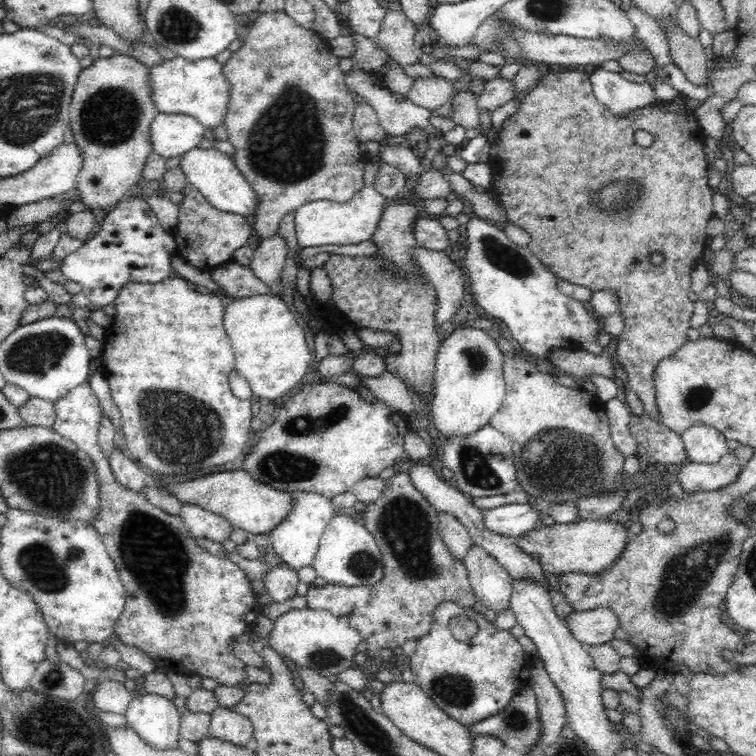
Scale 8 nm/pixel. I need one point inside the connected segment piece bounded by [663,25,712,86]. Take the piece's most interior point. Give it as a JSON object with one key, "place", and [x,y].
{"place":[693,60]}

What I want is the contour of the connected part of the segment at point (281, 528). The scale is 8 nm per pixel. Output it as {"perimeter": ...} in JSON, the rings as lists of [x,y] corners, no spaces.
{"perimeter":[[[312,492],[294,493],[293,500],[288,516],[269,532],[269,539],[274,549],[274,556],[288,563],[290,569],[297,571],[305,567],[313,567],[314,558],[319,550],[319,541],[334,516],[335,506],[332,500]]]}

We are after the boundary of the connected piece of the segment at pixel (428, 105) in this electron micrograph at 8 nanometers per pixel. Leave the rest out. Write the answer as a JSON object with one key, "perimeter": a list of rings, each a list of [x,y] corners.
{"perimeter":[[[441,77],[418,78],[406,96],[406,100],[430,111],[440,108],[455,94],[454,82]]]}

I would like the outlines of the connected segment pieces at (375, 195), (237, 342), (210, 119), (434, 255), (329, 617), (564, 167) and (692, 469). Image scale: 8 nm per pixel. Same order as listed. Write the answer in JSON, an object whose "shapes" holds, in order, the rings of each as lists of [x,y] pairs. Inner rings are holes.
{"shapes":[[[[362,186],[348,202],[316,200],[297,207],[293,213],[298,246],[301,248],[322,245],[340,246],[368,240],[380,224],[385,201],[385,197],[373,186]]],[[[256,294],[238,298],[225,307],[223,325],[232,345],[234,368],[248,380],[253,398],[282,401],[308,372],[312,358],[304,329],[296,323],[292,310],[272,294]]],[[[176,56],[171,60],[164,59],[160,64],[150,68],[150,98],[160,113],[187,114],[198,119],[206,128],[215,130],[223,124],[227,104],[230,100],[230,85],[224,77],[222,64],[215,58],[189,61]]],[[[417,245],[412,250],[412,257],[420,265],[424,277],[435,287],[435,324],[440,326],[460,308],[467,285],[465,273],[444,251],[426,250]]],[[[288,610],[274,621],[274,627],[266,639],[284,660],[297,666],[311,668],[329,679],[346,670],[356,667],[354,655],[362,648],[361,634],[354,630],[346,618],[336,617],[327,610]]],[[[558,72],[543,76],[543,80],[536,86],[521,95],[521,104],[518,110],[502,123],[497,132],[495,141],[491,145],[491,152],[487,163],[492,169],[492,190],[496,194],[497,202],[506,211],[508,221],[511,221],[522,230],[526,230],[531,236],[529,249],[537,256],[541,263],[562,280],[590,288],[592,292],[598,290],[613,290],[618,297],[619,311],[624,317],[624,328],[620,333],[616,344],[616,360],[622,364],[626,372],[627,385],[637,394],[640,402],[644,405],[645,415],[660,423],[660,415],[655,407],[655,384],[653,372],[656,365],[664,358],[674,354],[688,340],[688,328],[692,318],[695,298],[690,294],[690,274],[703,257],[704,250],[708,246],[710,237],[707,233],[708,222],[713,217],[713,194],[708,186],[707,172],[709,165],[705,161],[704,154],[704,131],[700,128],[692,110],[674,114],[665,109],[667,101],[657,101],[644,108],[632,110],[626,118],[614,116],[603,104],[600,104],[593,94],[587,72]],[[636,130],[646,130],[653,136],[653,143],[649,147],[641,147],[634,141]],[[653,252],[660,252],[665,258],[661,265],[654,265],[650,261]]],[[[728,453],[717,464],[688,463],[679,468],[678,481],[687,493],[713,492],[733,484],[742,466],[734,453]]]]}

